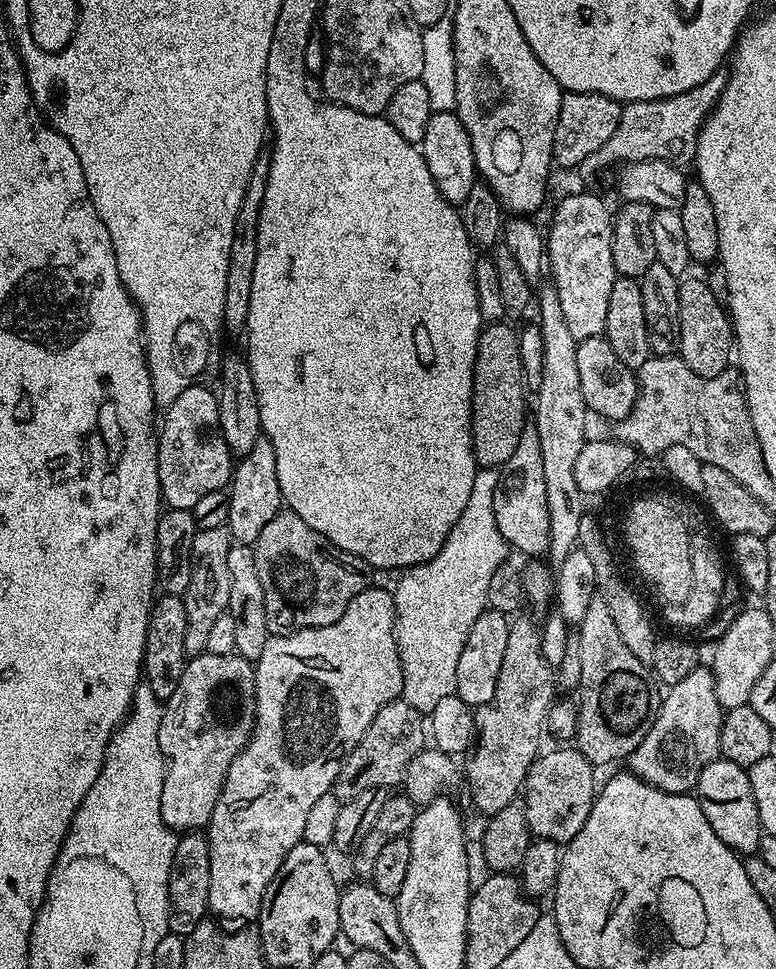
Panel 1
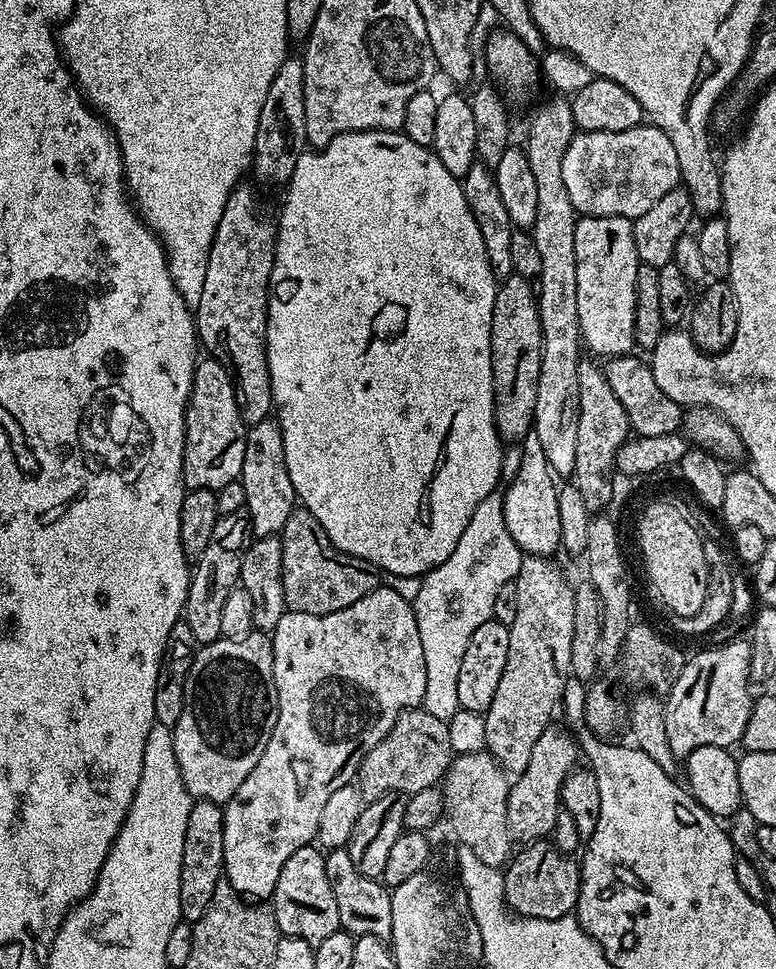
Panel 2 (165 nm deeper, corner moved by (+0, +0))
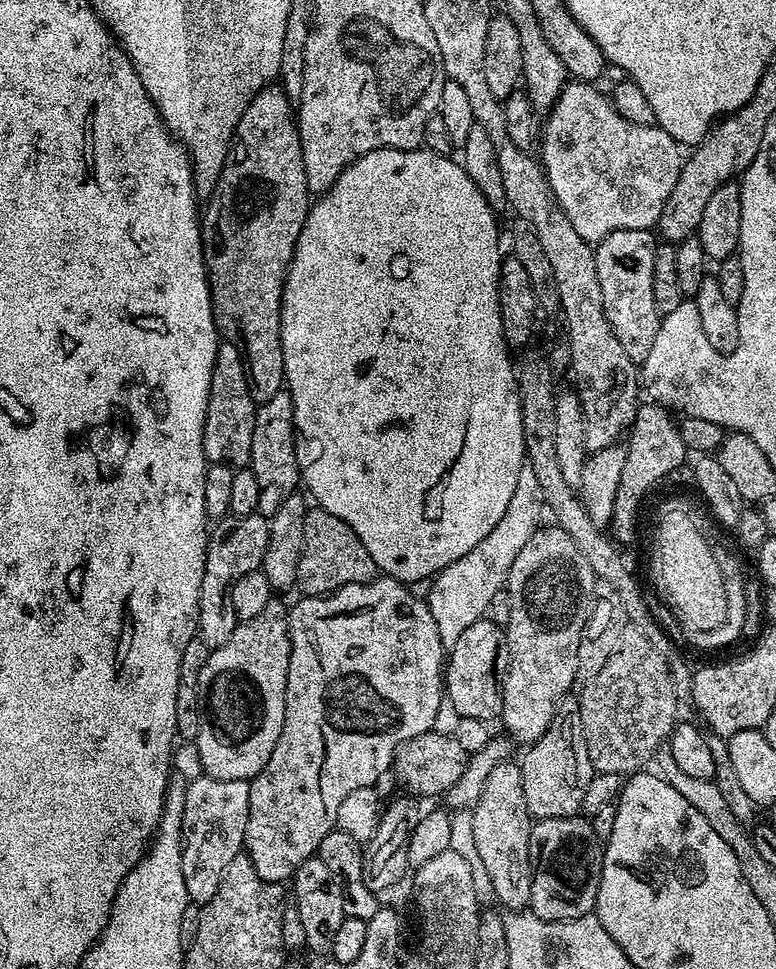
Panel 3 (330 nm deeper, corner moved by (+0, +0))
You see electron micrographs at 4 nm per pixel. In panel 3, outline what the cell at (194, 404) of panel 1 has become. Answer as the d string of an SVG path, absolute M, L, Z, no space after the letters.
M221 342L214 358L214 370L210 378L210 398L206 410L206 422L202 434L204 459L209 464L244 466L250 458L250 442L254 442L254 418L256 403L248 385L248 369L244 355L233 344Z

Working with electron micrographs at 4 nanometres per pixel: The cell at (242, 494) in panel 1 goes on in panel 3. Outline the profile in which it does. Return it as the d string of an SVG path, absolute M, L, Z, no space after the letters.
M281 390L274 394L274 398L266 398L266 402L259 404L254 418L254 442L250 442L248 464L254 478L258 478L258 511L265 518L271 518L278 506L293 496L301 483L300 467L296 461L296 437L294 402L287 390Z

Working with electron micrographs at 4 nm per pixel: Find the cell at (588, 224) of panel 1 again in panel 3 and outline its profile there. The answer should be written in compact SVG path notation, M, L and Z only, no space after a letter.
M647 228L614 230L594 248L606 318L626 354L635 362L643 362L650 354L661 318L654 302L654 254L658 240L652 235Z

